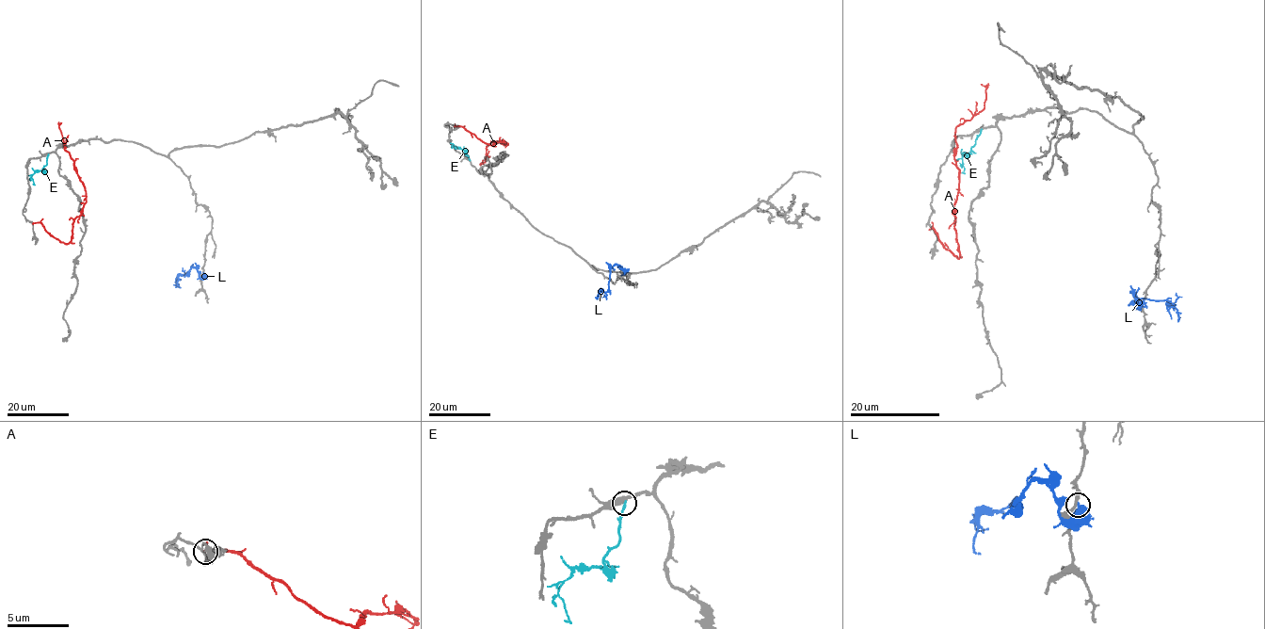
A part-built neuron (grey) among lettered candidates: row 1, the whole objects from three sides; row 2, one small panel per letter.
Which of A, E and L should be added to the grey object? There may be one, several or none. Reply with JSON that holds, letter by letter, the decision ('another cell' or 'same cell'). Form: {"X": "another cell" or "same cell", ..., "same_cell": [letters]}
{"A": "another cell", "E": "another cell", "L": "another cell", "same_cell": []}

